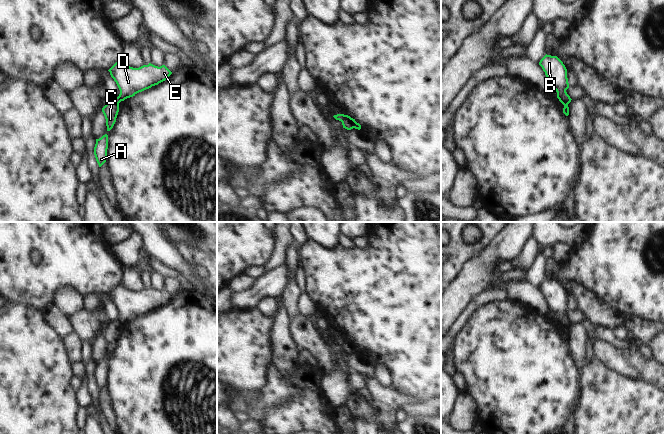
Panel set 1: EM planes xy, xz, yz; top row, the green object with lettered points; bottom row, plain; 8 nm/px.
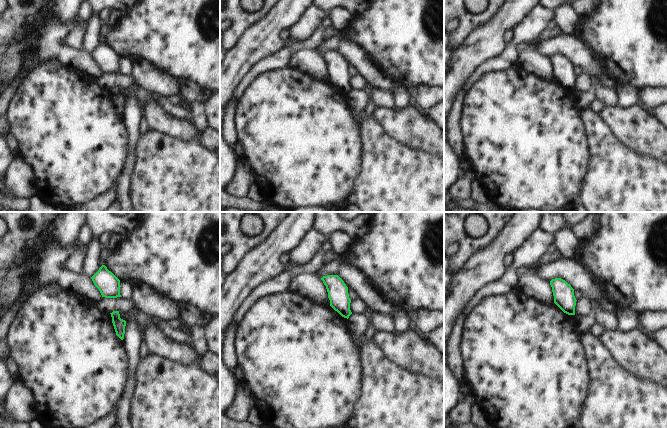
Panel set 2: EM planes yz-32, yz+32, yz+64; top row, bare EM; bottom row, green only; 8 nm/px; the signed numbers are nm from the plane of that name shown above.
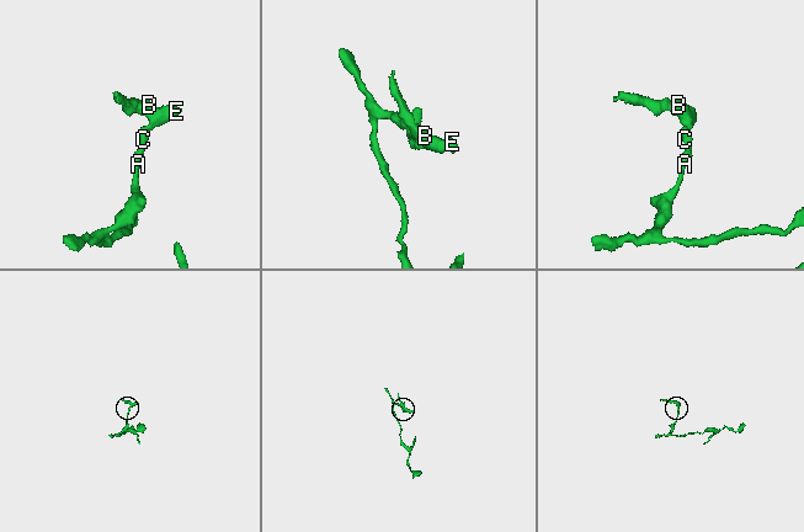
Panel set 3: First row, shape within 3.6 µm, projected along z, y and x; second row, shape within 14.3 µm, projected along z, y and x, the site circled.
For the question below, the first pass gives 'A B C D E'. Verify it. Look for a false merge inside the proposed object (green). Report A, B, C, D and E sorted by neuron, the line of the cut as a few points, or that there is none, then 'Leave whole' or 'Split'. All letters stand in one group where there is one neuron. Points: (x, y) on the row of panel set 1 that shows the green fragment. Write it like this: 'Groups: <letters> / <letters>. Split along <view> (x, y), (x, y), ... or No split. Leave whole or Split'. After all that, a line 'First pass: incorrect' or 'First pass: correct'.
Groups: A C / B D E. Split along yz (559, 98), (567, 105). Split
First pass: incorrect

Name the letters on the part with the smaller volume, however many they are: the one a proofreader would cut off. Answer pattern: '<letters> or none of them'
B, D, E

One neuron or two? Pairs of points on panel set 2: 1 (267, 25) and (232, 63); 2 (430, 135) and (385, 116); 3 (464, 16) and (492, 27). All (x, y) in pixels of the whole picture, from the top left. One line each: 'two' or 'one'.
1: one
2: one
3: two

